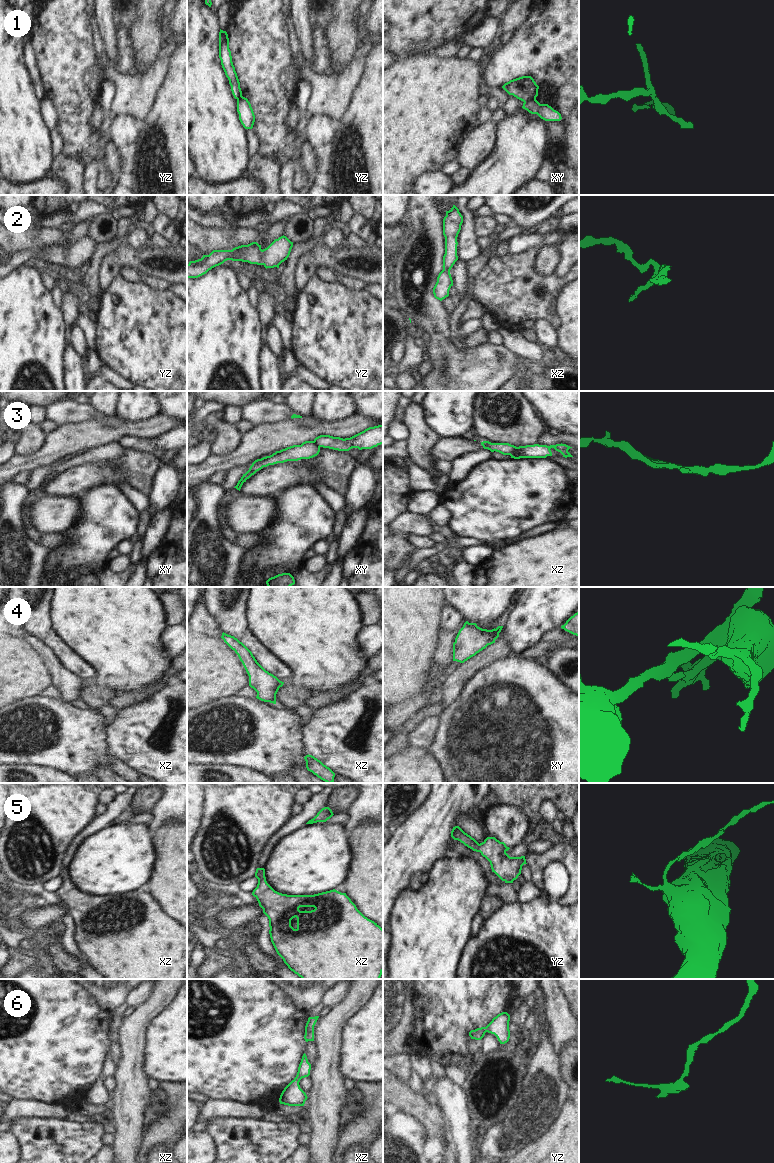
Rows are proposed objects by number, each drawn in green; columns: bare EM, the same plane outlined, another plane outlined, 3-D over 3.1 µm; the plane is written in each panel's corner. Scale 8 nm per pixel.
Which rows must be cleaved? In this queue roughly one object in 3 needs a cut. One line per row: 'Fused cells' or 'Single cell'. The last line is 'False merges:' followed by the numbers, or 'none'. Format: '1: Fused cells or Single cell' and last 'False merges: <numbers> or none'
1: Fused cells
2: Single cell
3: Fused cells
4: Single cell
5: Single cell
6: Single cell
False merges: 1, 3

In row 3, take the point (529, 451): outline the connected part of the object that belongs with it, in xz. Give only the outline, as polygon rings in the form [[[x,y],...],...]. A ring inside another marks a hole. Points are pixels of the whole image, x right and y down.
[[[556,444],[556,445],[526,445],[526,446],[519,446],[516,447],[518,450],[522,452],[521,456],[513,456],[511,455],[511,458],[514,459],[520,459],[520,458],[546,458],[547,456],[552,456],[551,448],[554,448],[556,451],[560,452],[563,457],[573,457],[568,450],[572,447],[566,445],[566,444]]]

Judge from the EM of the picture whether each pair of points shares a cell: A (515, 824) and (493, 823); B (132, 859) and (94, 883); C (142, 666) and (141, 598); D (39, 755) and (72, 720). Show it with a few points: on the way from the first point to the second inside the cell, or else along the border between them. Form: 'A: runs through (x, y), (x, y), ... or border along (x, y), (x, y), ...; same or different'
A: runs through (510, 824), (498, 823); same
B: runs through (123, 859), (118, 859), (103, 874); same
C: runs through (141, 649), (141, 615); same
D: runs through (50, 749), (58, 744), (60, 738), (67, 731); same

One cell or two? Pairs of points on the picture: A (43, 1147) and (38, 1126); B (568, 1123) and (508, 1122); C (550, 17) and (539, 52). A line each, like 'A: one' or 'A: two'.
A: one
B: two
C: one

